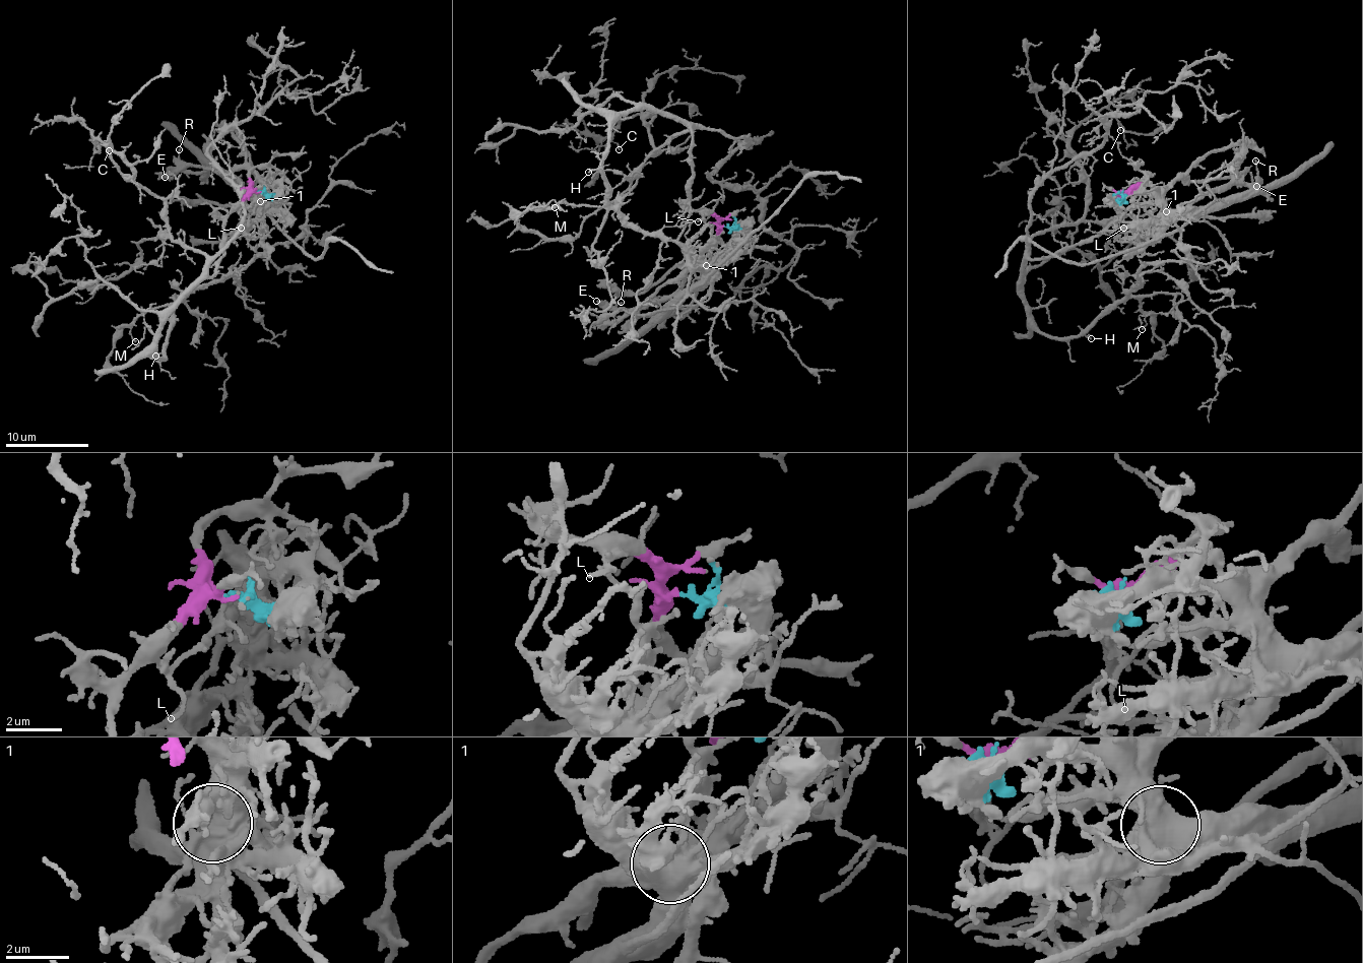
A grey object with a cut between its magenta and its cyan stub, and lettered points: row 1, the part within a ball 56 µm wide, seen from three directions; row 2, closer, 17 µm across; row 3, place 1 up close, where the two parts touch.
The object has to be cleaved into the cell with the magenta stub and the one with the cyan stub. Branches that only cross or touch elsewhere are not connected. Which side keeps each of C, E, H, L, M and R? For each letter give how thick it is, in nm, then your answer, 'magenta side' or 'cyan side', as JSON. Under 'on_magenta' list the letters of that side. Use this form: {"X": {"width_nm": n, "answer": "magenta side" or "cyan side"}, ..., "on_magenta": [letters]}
{"C": {"width_nm": 120, "answer": "magenta side"}, "E": {"width_nm": 420, "answer": "cyan side"}, "H": {"width_nm": 150, "answer": "magenta side"}, "L": {"width_nm": 80, "answer": "cyan side"}, "M": {"width_nm": 100, "answer": "magenta side"}, "R": {"width_nm": 100, "answer": "cyan side"}, "on_magenta": ["C", "H", "M"]}

